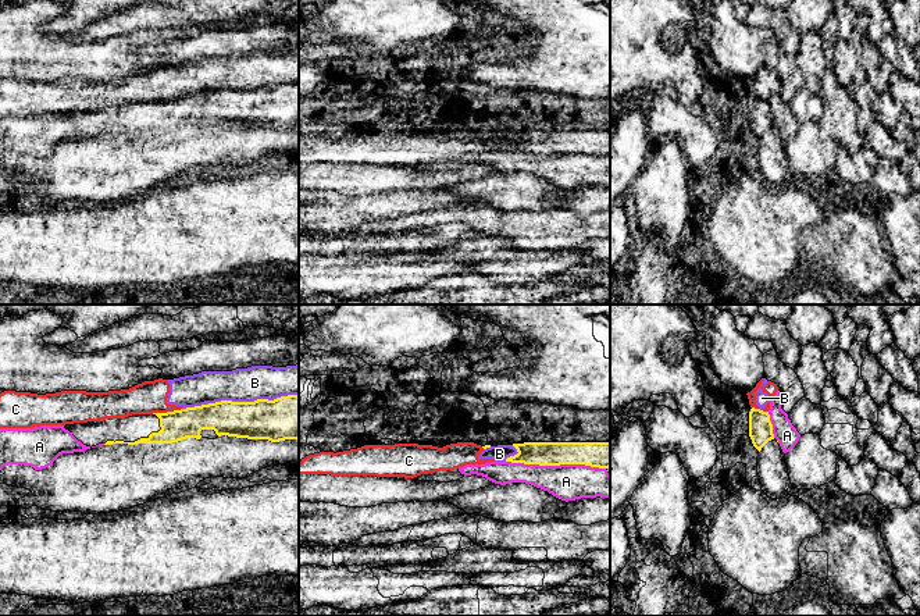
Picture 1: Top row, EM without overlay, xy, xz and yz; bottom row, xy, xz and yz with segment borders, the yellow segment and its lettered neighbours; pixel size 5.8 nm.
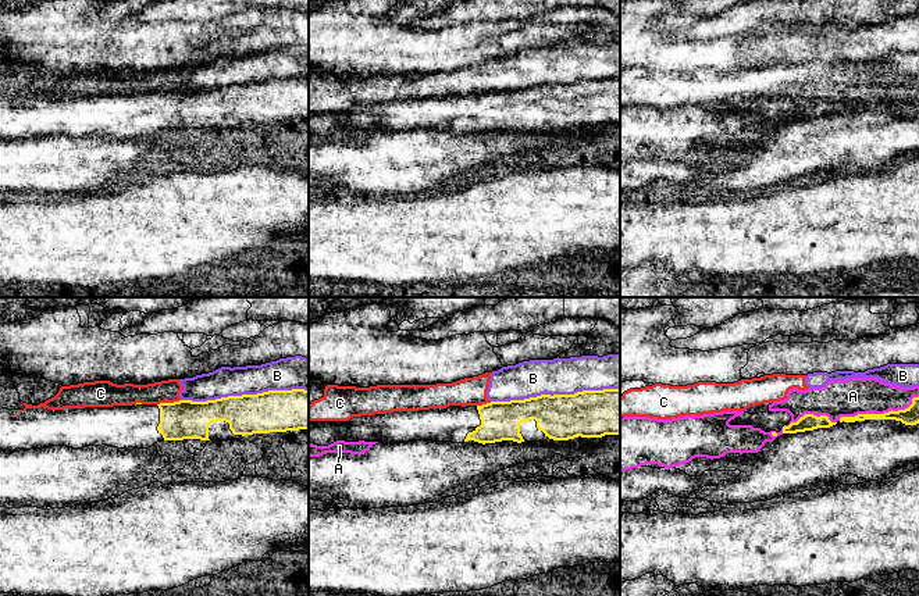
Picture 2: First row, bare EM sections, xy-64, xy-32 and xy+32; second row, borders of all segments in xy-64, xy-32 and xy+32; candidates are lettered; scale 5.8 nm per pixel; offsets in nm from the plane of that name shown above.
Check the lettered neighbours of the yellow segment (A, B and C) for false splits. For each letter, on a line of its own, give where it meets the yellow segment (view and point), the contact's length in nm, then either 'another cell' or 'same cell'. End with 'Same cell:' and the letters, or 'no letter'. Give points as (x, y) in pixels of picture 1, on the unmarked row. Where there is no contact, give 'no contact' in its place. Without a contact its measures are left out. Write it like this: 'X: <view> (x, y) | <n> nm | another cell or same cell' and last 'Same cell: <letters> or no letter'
A: xz (556, 153) | 600 nm | another cell
B: xy (255, 89) | 500 nm | another cell
C: xy (167, 100) | 190 nm | another cell
Same cell: no letter

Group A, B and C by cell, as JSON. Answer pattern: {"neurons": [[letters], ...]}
{"neurons": [["A"], ["B", "C"]]}

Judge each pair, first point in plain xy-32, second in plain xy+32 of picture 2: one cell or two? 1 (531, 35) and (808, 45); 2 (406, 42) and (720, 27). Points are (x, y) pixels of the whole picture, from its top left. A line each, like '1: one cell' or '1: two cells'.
1: one cell
2: two cells

